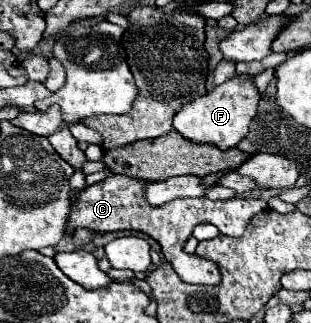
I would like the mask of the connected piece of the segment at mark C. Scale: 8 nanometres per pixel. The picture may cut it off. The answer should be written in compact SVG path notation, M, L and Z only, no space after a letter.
M110 175L108 179L90 185L82 191L76 191L72 195L72 205L68 213L68 225L72 229L90 229L94 233L106 233L106 231L142 231L156 239L162 247L162 253L166 261L172 263L178 277L190 285L218 285L220 283L220 269L214 261L208 261L198 255L190 255L184 251L184 243L192 235L192 229L200 223L212 223L218 227L222 235L240 237L250 223L250 219L268 209L268 203L262 199L230 199L230 201L210 201L206 197L196 199L176 199L162 207L152 207L142 197L146 189L146 181L130 179L124 175Z

